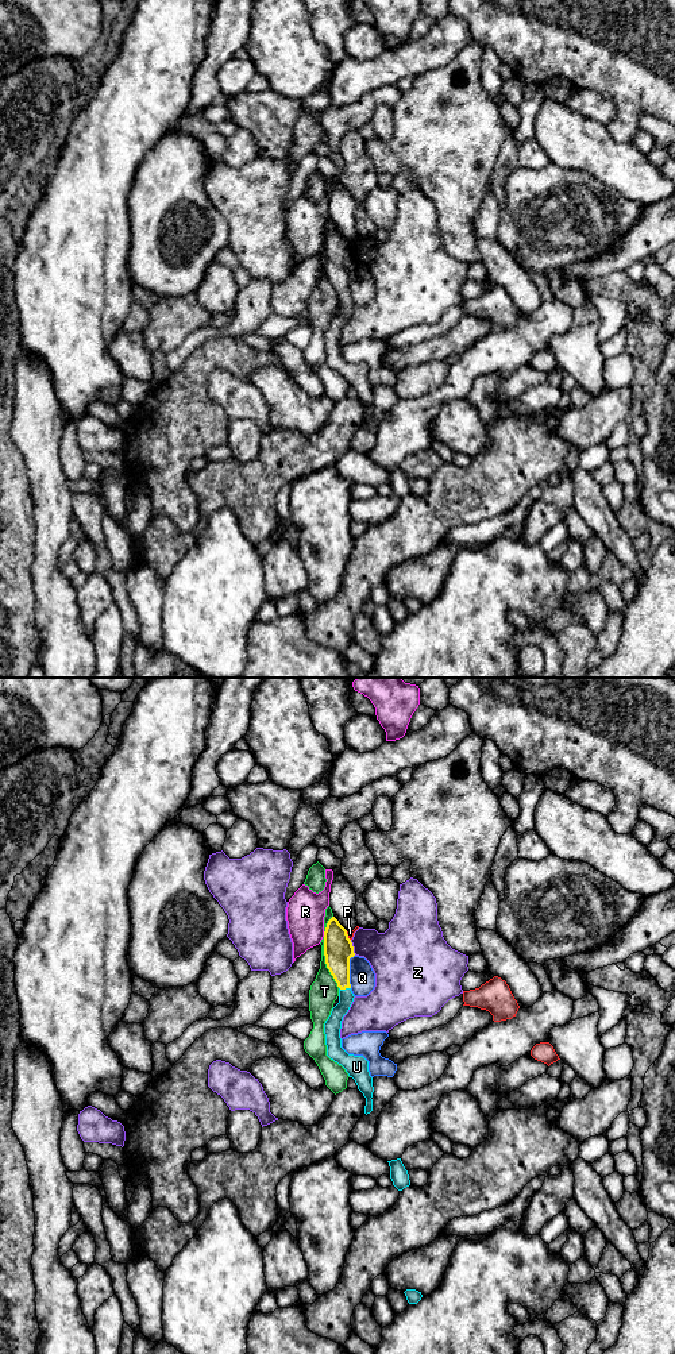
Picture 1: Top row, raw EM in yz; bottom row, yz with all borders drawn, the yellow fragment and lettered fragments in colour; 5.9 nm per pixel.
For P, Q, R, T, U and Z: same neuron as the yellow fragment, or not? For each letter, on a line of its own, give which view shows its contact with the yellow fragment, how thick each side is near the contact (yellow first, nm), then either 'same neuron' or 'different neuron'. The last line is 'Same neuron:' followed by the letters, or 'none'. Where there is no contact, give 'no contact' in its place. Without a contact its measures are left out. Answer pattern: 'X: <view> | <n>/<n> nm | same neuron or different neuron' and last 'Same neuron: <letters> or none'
P: yz | 180/30 nm | different neuron
Q: yz | 180/160 nm | different neuron
R: yz | 180/240 nm | different neuron
T: yz | 180/170 nm | different neuron
U: yz | 180/100 nm | same neuron
Z: yz | 180/300 nm | different neuron
Same neuron: U

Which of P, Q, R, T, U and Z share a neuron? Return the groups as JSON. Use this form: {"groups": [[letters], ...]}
{"groups": [["P"], ["Q"], ["R"], ["T"], ["U"], ["Z"]]}

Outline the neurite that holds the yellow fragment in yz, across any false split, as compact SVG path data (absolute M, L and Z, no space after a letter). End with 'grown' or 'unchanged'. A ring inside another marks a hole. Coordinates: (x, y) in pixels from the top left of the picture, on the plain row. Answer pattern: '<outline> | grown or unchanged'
M332 225L324 240L325 273L339 296L339 312L332 317L324 332L327 364L342 374L366 406L364 423L373 420L373 386L369 370L363 364L348 363L342 356L340 337L343 325L348 321L354 302L350 293L350 267L355 265L347 239Z | grown

